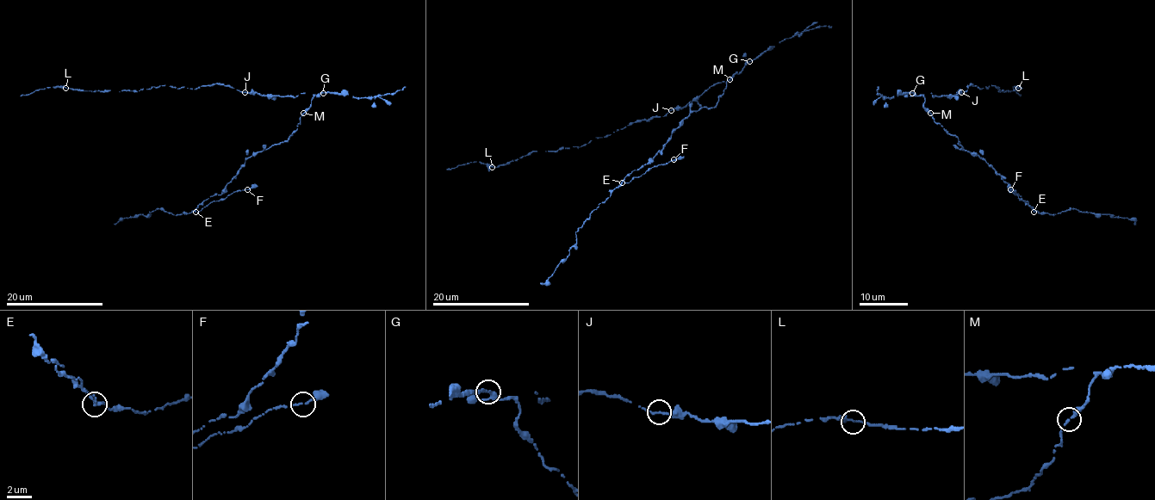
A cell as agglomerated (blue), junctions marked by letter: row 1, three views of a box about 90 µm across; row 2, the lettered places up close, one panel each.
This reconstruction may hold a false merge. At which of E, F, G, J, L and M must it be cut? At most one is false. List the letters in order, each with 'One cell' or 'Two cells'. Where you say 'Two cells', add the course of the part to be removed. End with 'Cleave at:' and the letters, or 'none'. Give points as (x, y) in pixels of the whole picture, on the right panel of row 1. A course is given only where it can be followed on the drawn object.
E: One cell
F: One cell
G: One cell
J: One cell
L: One cell
M: One cell
Cleave at: none

